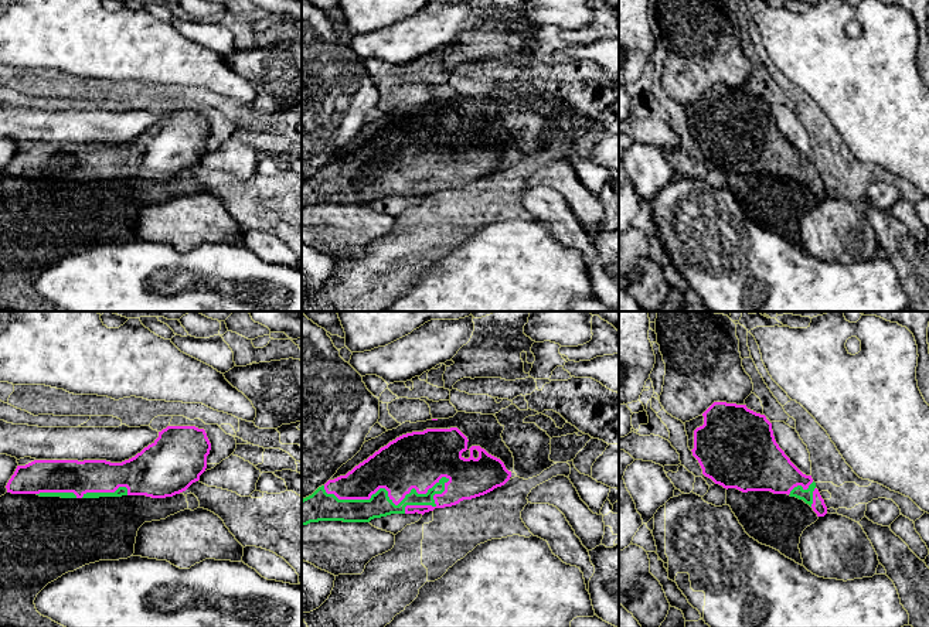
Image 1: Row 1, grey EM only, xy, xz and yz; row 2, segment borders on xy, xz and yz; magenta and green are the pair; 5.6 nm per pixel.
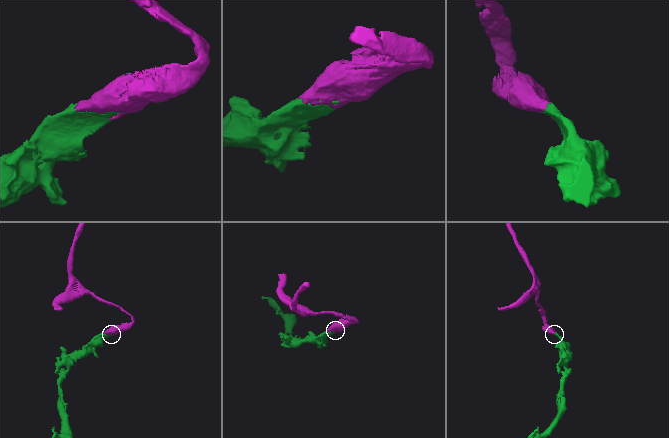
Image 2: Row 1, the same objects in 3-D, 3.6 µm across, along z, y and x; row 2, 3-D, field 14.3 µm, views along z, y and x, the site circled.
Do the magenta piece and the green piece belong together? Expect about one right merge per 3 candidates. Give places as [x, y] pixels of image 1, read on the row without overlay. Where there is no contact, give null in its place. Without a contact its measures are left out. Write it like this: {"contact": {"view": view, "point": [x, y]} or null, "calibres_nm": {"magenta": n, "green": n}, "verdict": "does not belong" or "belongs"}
{"contact": {"view": "xz", "point": [387, 173]}, "calibres_nm": {"magenta": 320, "green": 130}, "verdict": "belongs"}

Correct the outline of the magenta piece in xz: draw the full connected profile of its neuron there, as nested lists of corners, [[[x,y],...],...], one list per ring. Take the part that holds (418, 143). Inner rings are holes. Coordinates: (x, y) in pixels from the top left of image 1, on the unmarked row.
[[[426,112],[397,120],[381,130],[367,143],[355,149],[346,159],[329,163],[312,178],[302,183],[302,208],[319,204],[370,205],[391,197],[425,197],[435,191],[445,191],[472,183],[504,168],[510,160],[504,146],[489,137],[480,129],[467,130],[467,120],[457,112]]]

